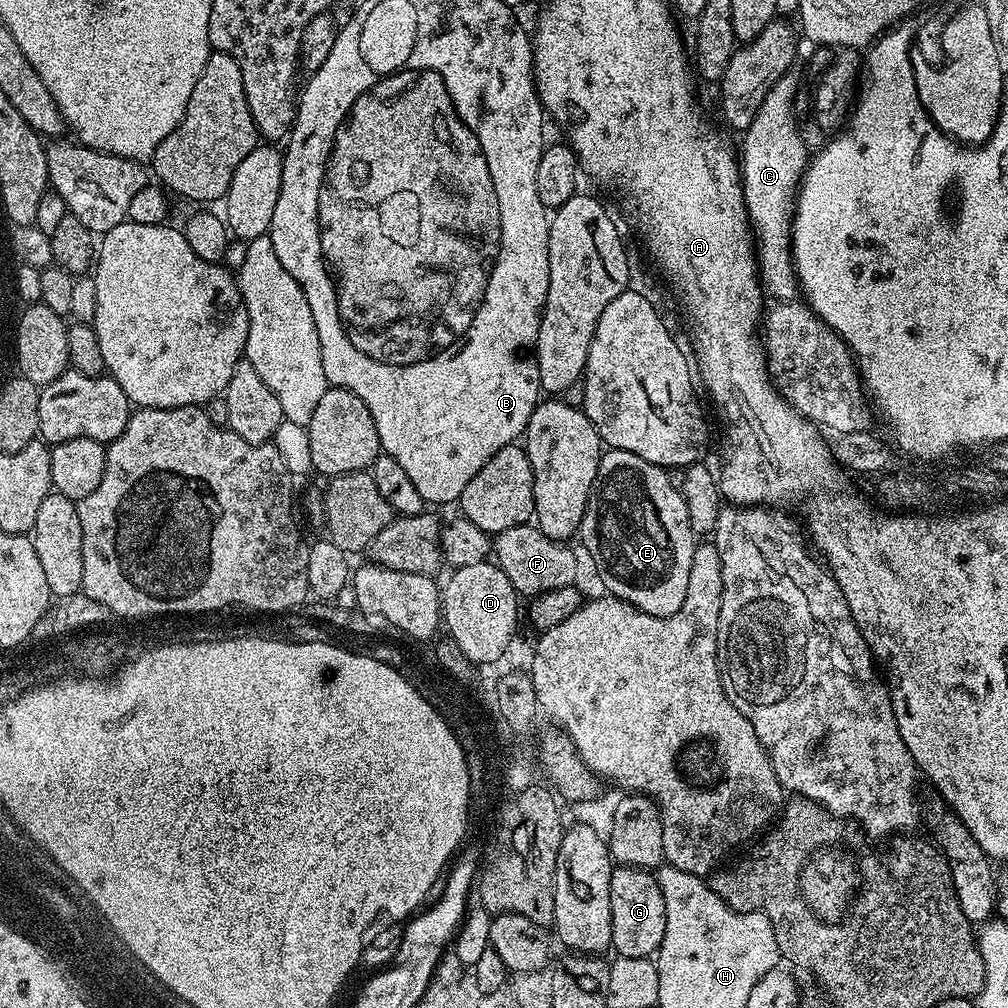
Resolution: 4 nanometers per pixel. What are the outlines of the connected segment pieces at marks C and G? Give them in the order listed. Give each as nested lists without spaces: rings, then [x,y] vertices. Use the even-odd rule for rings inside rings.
[[[792,70],[782,78],[778,78],[778,82],[774,82],[770,94],[766,94],[766,99],[762,101],[762,106],[758,106],[758,114],[754,114],[754,122],[750,122],[750,126],[742,133],[744,153],[741,151],[738,156],[740,178],[744,181],[744,205],[748,211],[748,224],[752,227],[756,245],[760,286],[776,302],[795,300],[800,292],[800,282],[796,278],[796,267],[792,261],[792,213],[796,211],[796,194],[800,190],[800,180],[810,159],[810,151],[808,152],[799,130],[796,129],[798,119],[792,109],[794,98],[801,88],[802,84]]]
[[[616,866],[610,878],[611,951],[626,958],[655,957],[666,929],[666,909],[662,890],[651,871]]]

